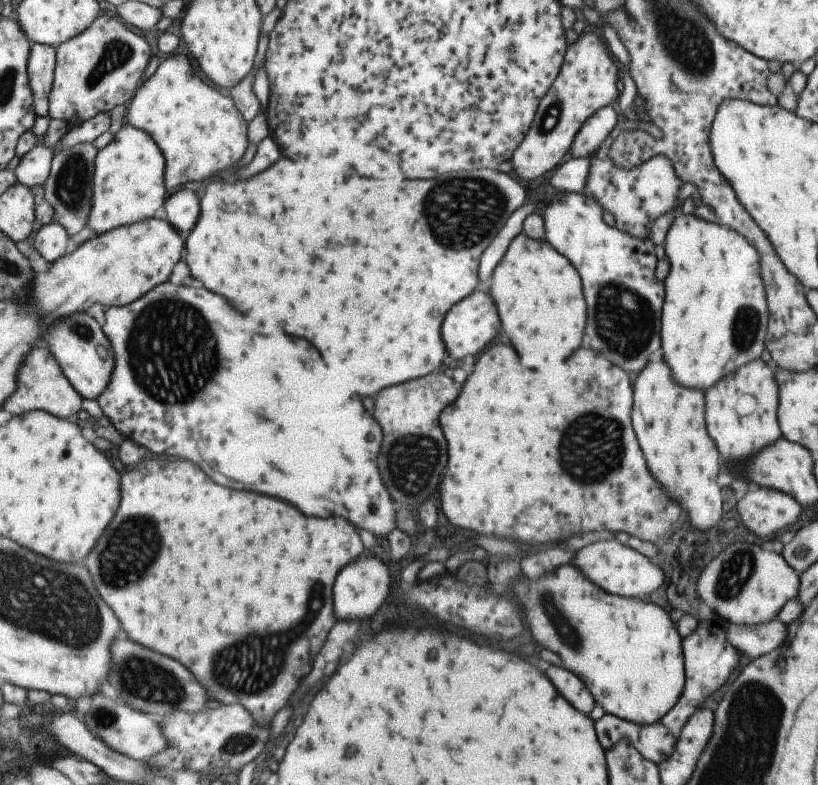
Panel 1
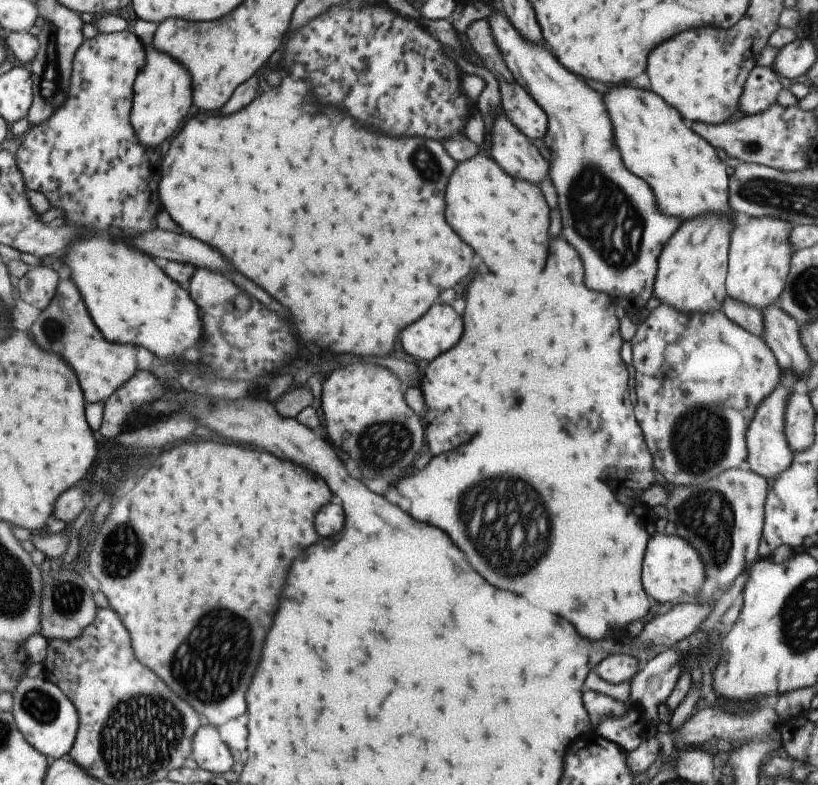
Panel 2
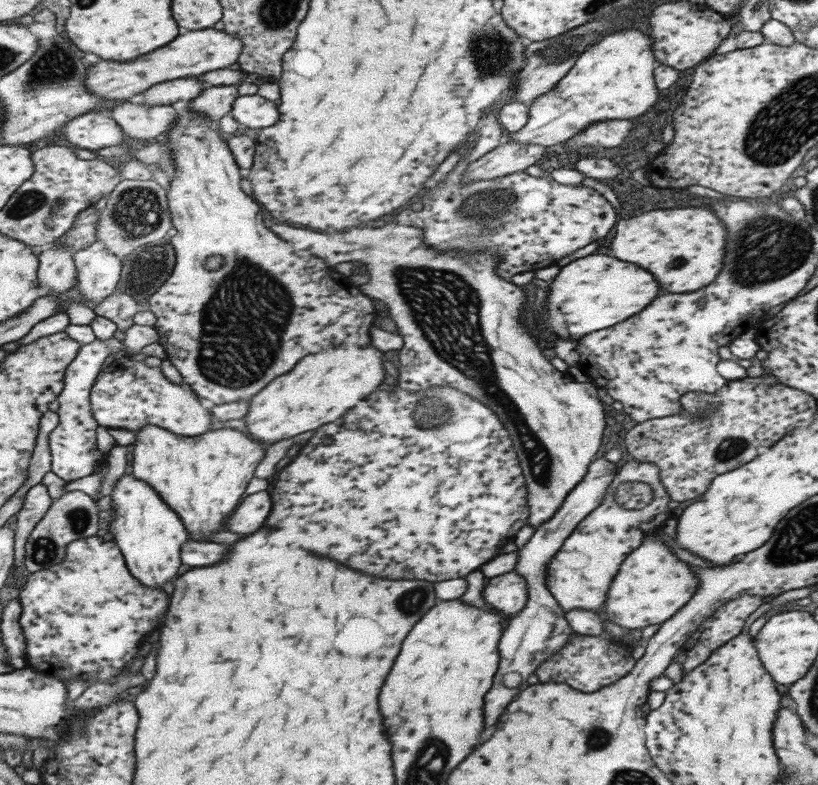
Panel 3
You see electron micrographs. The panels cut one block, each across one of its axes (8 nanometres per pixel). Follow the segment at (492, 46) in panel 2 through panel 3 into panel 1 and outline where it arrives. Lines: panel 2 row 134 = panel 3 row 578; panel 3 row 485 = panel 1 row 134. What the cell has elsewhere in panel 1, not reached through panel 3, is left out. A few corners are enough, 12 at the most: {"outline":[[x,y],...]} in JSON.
{"outline":[[603,106],[581,126],[569,152],[593,156],[615,126]]}

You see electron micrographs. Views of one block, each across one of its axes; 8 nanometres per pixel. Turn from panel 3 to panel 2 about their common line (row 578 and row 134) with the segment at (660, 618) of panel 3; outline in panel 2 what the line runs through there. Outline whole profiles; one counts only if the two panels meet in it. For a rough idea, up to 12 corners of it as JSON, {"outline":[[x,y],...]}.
{"outline":[[653,92],[603,106],[623,166],[669,216],[725,214],[717,150]]}

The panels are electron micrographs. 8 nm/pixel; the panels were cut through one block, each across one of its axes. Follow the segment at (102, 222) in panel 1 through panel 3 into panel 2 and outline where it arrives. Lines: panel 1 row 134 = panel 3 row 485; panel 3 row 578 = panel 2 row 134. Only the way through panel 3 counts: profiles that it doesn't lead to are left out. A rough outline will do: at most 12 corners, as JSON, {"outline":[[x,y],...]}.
{"outline":[[145,48],[133,82],[131,126],[161,146],[187,118],[189,72]]}

